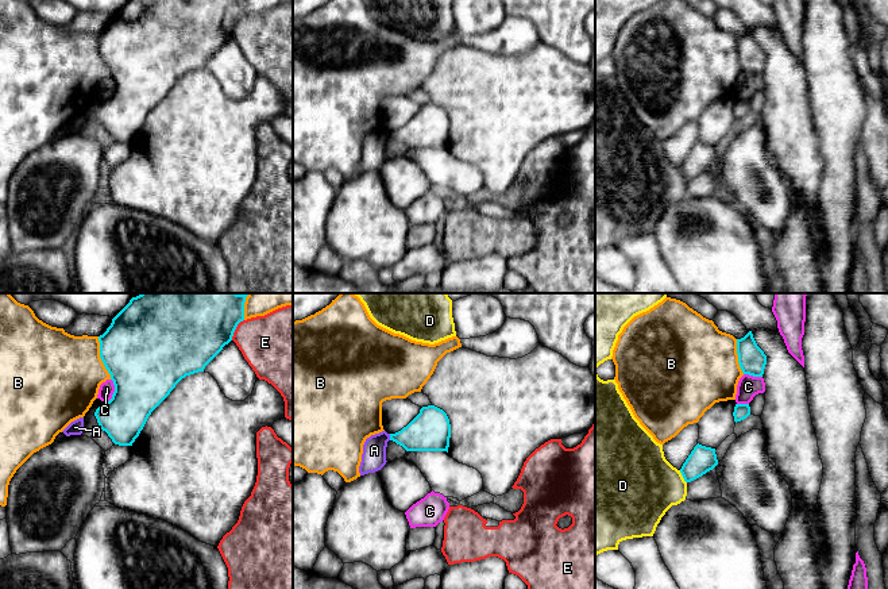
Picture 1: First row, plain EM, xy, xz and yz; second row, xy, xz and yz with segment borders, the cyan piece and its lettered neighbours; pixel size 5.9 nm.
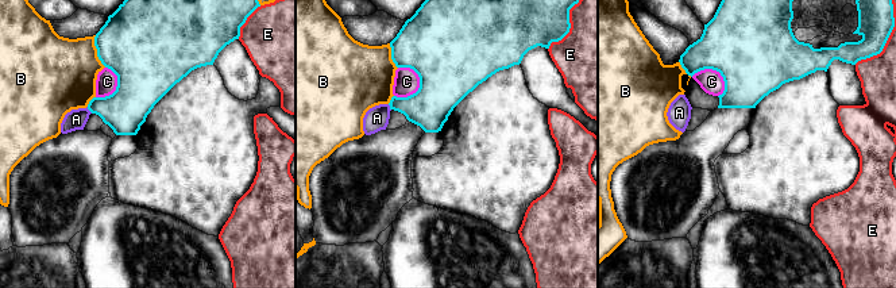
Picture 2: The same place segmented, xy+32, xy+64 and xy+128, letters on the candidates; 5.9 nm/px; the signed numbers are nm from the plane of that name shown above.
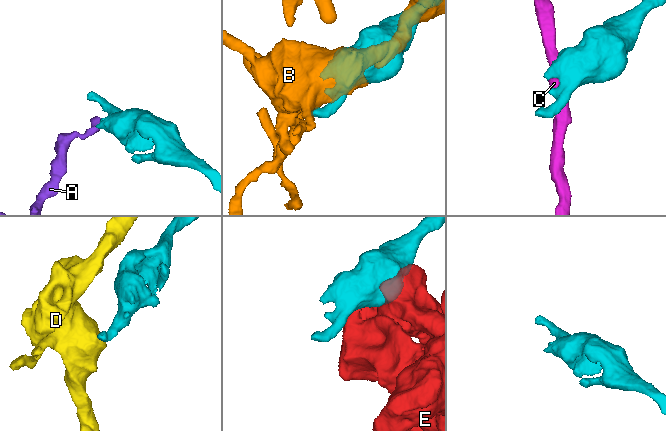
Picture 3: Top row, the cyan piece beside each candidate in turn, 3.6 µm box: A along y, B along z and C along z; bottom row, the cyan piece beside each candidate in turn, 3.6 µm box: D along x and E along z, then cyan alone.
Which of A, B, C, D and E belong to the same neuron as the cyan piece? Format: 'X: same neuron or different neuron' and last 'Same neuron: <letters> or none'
A: different neuron
B: different neuron
C: different neuron
D: different neuron
E: different neuron
Same neuron: none

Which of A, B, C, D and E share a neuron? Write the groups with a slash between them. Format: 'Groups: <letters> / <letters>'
Groups: A / B / C / D / E

